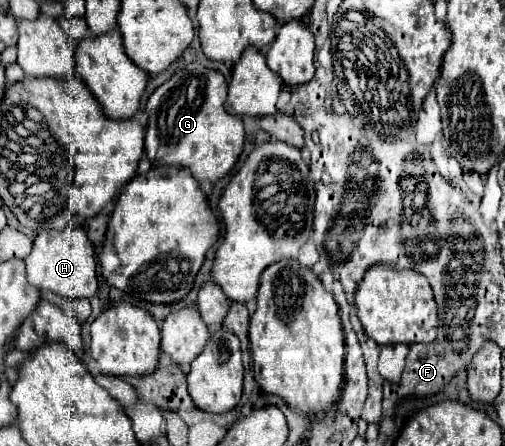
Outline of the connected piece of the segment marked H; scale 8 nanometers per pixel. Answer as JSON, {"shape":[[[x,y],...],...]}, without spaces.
{"shape":[[[78,226],[68,228],[64,232],[40,232],[34,240],[34,248],[26,262],[26,278],[28,284],[36,290],[46,290],[58,294],[66,300],[80,300],[92,298],[98,292],[96,280],[96,260],[94,248],[86,236],[86,232]]]}

